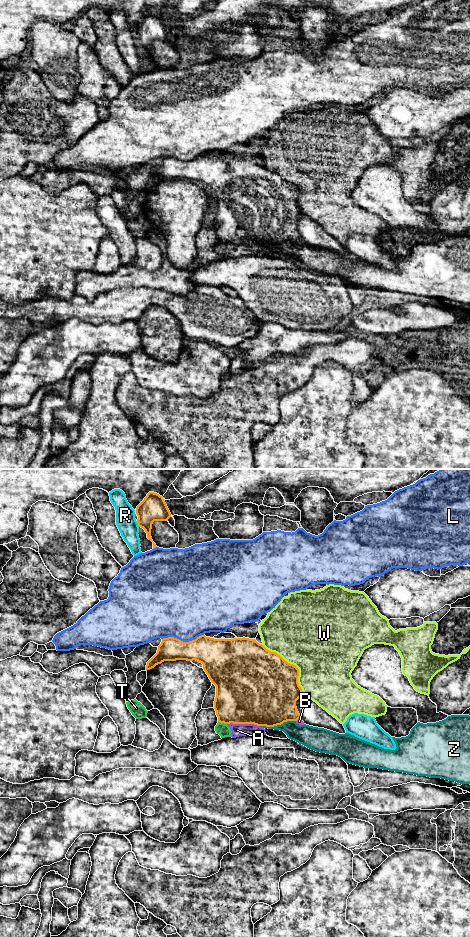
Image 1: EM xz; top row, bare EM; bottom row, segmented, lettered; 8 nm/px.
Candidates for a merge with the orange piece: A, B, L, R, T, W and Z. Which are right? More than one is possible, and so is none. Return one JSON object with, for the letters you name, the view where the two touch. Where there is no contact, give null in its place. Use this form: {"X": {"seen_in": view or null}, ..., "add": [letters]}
{"add": []}

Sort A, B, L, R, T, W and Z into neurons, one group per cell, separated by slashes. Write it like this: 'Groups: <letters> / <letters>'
Groups: A B T / L / R / W / Z

